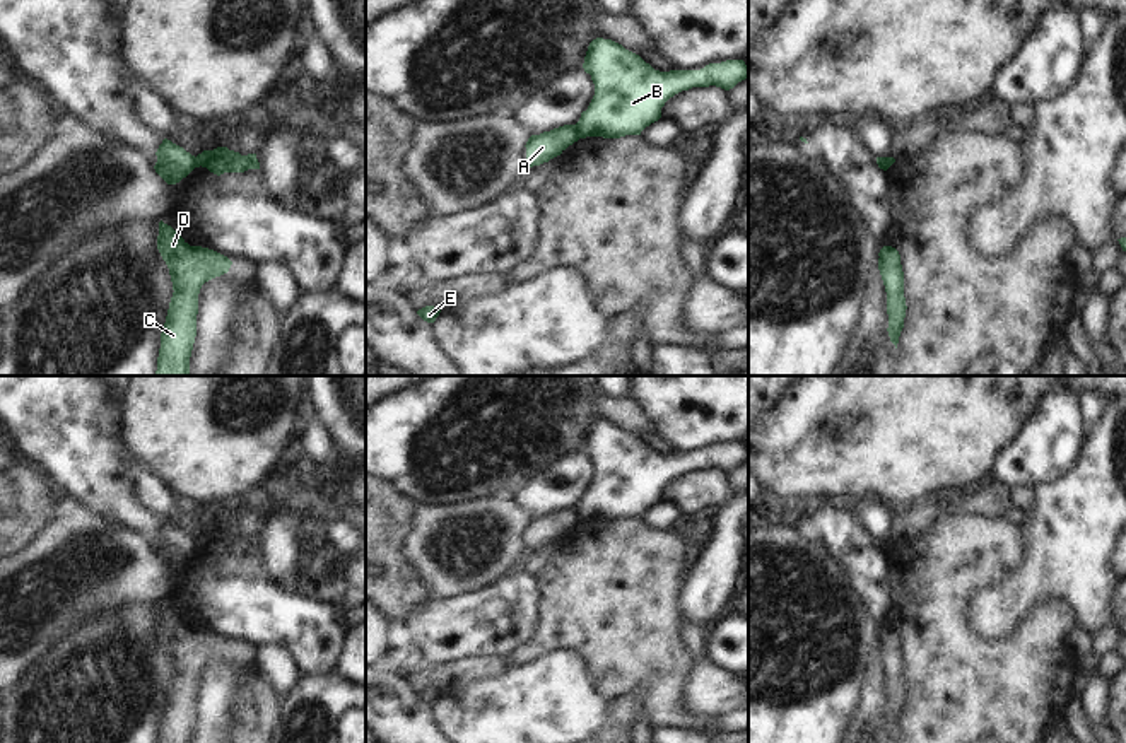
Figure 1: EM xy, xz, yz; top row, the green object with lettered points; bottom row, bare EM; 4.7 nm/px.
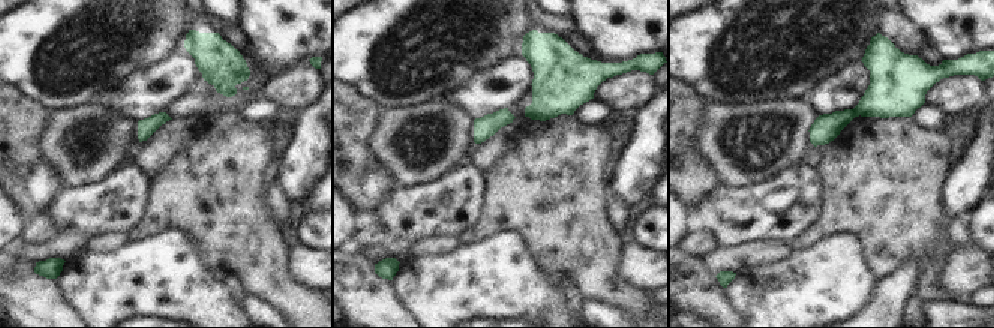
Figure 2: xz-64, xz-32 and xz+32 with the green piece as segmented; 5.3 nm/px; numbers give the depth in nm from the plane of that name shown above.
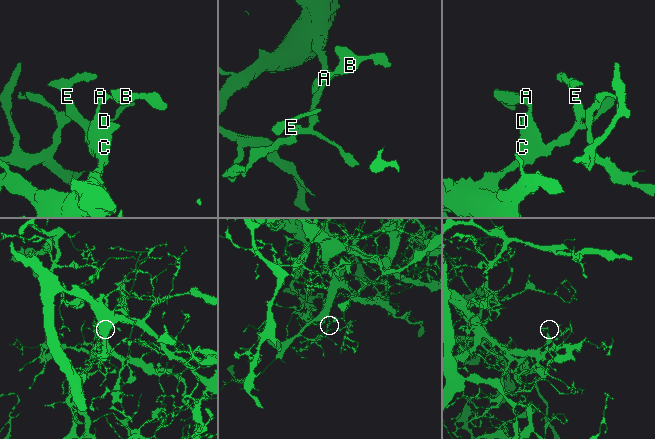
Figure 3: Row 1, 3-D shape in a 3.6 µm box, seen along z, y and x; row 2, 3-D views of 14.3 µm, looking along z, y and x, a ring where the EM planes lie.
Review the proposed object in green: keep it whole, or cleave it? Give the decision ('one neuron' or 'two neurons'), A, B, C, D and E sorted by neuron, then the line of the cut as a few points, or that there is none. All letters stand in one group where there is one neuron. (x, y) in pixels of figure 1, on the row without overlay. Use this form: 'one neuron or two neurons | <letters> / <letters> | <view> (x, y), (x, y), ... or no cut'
two neurons | A C D E / B | xz (573, 508), (581, 520)

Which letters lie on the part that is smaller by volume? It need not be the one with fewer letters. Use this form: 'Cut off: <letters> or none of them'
Cut off: B

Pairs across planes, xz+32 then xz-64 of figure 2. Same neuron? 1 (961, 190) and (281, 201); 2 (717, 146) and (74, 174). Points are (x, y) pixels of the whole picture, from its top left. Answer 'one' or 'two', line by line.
1: two
2: one

